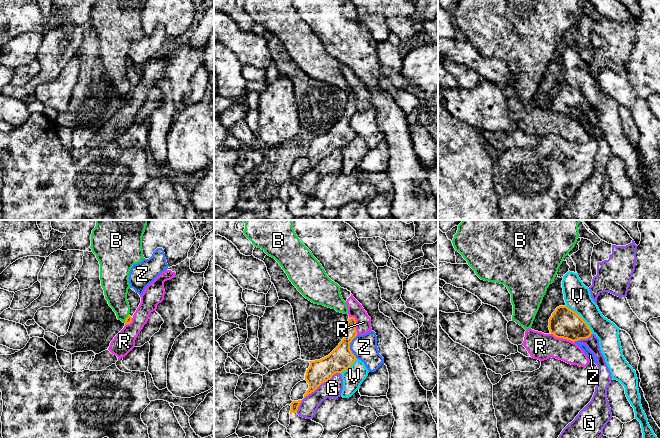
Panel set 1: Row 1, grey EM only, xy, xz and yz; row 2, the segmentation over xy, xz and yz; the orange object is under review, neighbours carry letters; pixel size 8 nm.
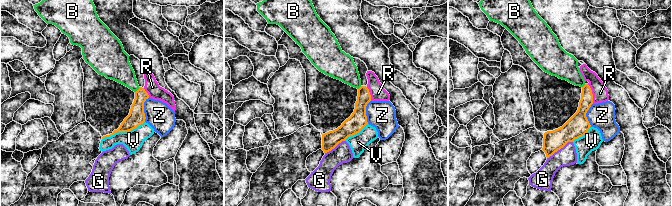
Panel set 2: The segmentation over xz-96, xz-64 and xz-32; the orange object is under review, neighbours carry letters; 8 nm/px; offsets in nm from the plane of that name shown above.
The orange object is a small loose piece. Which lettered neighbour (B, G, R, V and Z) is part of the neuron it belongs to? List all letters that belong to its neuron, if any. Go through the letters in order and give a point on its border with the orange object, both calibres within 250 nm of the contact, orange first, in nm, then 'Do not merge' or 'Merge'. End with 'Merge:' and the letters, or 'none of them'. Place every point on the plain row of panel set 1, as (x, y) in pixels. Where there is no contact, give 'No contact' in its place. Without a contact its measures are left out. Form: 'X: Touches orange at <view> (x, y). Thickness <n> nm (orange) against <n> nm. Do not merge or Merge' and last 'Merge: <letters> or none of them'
B: Touches orange at xy (126, 94). Thickness 50 nm (orange) against 190 nm. Do not merge
G: Touches orange at xz (315, 165). Thickness 190 nm (orange) against 150 nm. Do not merge
R: Touches orange at yz (562, 113). Thickness 240 nm (orange) against 220 nm. Do not merge
V: Touches orange at yz (580, 93). Thickness 240 nm (orange) against 220 nm. Do not merge
Z: Touches orange at xz (349, 123). Thickness 190 nm (orange) against 200 nm. Do not merge
Merge: none of them

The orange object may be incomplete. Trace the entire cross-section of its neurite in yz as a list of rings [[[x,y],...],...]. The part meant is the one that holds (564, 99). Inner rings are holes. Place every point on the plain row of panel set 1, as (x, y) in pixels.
[[[566,81],[559,82],[549,95],[549,106],[557,114],[572,118],[587,115],[592,107],[579,90],[569,85]]]

